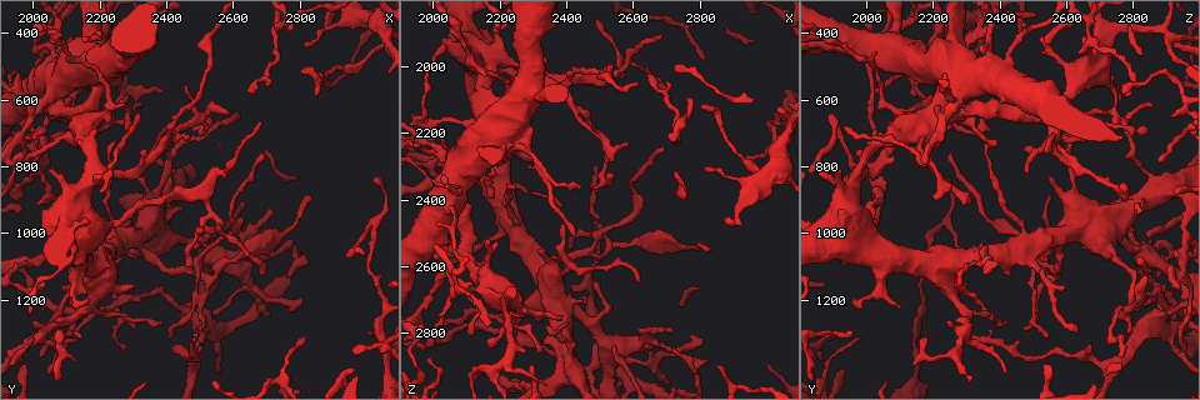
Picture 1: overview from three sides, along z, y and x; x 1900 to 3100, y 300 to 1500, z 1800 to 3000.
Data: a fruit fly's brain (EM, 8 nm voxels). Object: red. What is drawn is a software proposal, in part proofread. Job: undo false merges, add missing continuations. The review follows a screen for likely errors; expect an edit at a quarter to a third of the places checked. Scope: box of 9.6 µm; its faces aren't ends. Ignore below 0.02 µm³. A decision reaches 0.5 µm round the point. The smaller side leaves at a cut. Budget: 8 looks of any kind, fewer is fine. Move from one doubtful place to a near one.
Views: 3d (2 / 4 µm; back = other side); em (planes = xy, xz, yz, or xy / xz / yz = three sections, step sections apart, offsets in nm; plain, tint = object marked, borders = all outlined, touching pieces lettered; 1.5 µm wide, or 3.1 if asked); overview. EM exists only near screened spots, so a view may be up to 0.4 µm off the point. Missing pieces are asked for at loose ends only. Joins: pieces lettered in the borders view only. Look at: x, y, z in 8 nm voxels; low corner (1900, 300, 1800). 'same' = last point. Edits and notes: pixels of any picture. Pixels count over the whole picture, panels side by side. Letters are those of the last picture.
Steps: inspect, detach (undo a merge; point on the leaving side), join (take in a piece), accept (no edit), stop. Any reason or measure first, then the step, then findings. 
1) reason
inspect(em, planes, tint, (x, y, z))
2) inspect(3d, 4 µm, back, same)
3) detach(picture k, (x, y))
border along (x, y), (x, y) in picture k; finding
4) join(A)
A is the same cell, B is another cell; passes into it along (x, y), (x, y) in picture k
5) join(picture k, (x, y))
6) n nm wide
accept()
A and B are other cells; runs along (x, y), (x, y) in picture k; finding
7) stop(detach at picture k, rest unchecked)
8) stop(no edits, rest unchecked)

a fork
inspect(em, yz, step 8, tint, (2170, 1230, 2280))

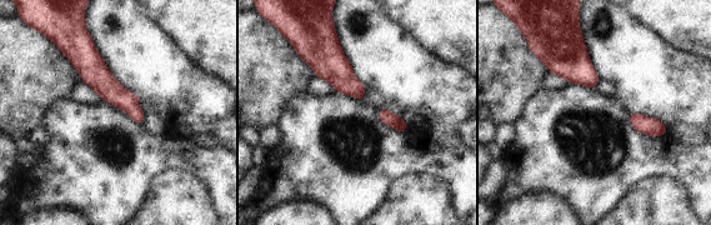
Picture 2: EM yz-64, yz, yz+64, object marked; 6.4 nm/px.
inspect(em, planes, borders, same)

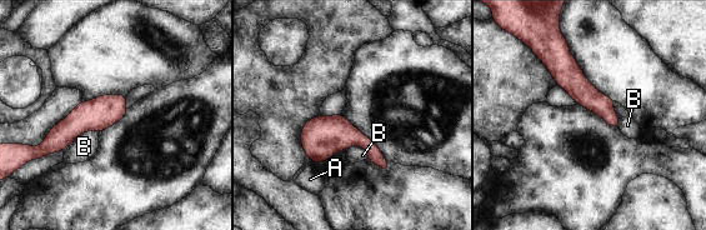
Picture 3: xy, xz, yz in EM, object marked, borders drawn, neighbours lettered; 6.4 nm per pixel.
accept()
A and B are other cells; runs along (123, 98), (80, 119), (41, 151) in picture 3; all the same neuron

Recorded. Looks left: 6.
inspect(em, planes, tint, (2030, 680, 1940))

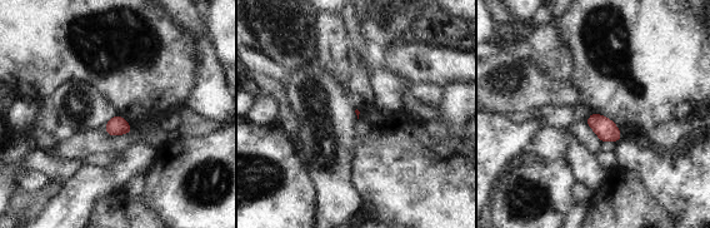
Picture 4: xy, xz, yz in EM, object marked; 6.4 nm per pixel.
inspect(em, planes, borders, same)

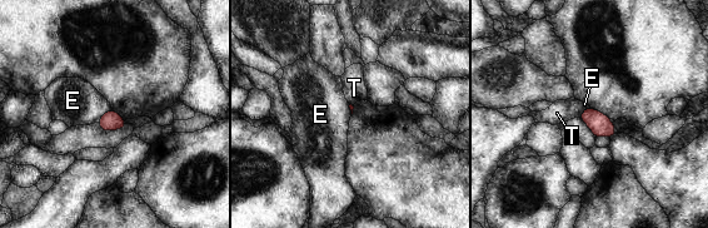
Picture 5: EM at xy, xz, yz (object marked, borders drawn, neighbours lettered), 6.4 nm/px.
accept()
E and T are other cells; border along (111, 108), (96, 122) in picture 5; none of them fits

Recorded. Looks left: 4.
arms part here
inspect(em, planes, borders, (2070, 420, 2670))

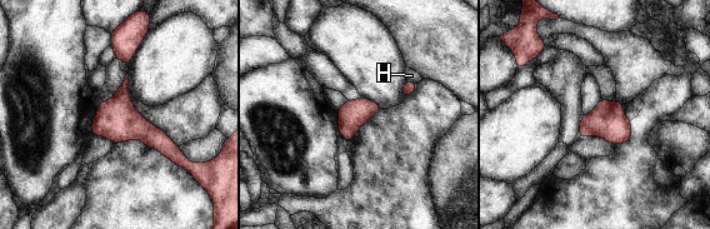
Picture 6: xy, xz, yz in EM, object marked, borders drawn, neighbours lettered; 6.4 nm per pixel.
accept()
H is another cell; border along (406, 79), (416, 83) in picture 6; all the same neuron

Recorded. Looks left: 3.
stop(no edits, rest unchecked)

